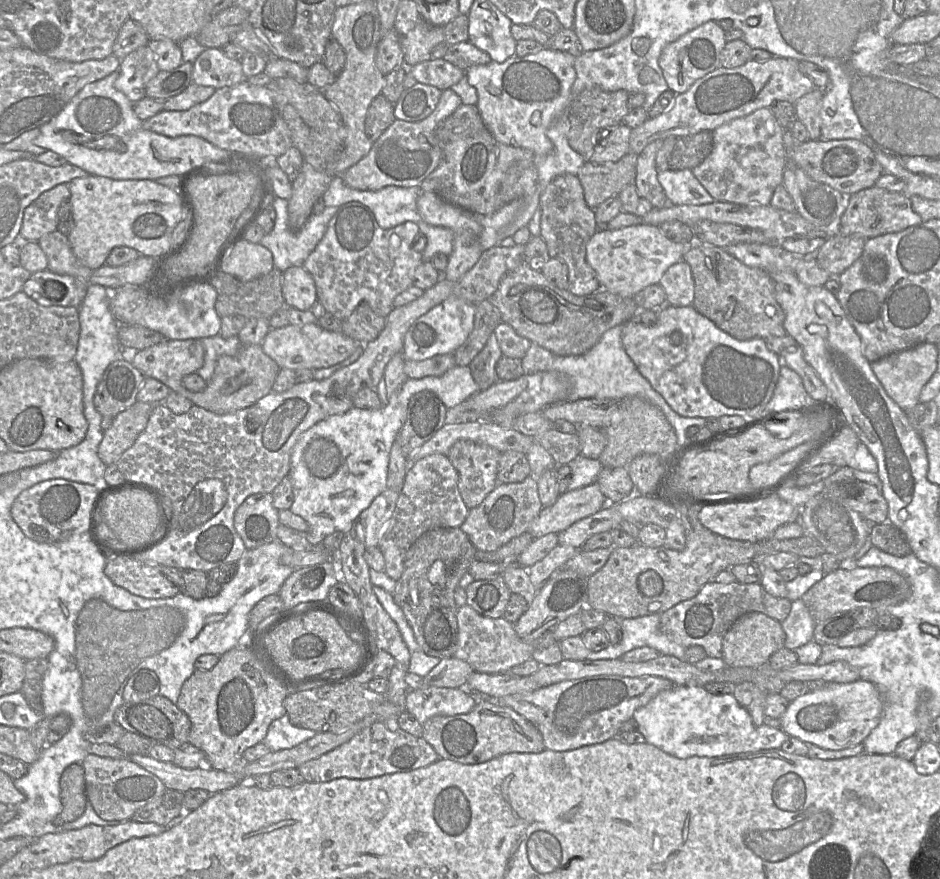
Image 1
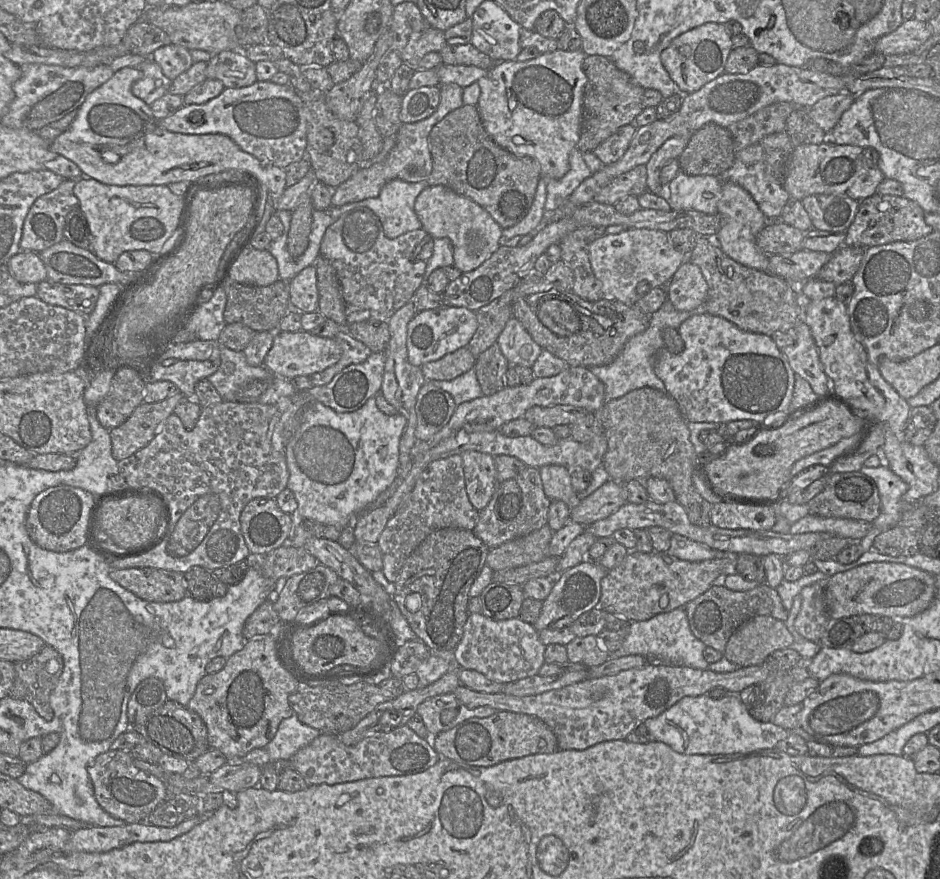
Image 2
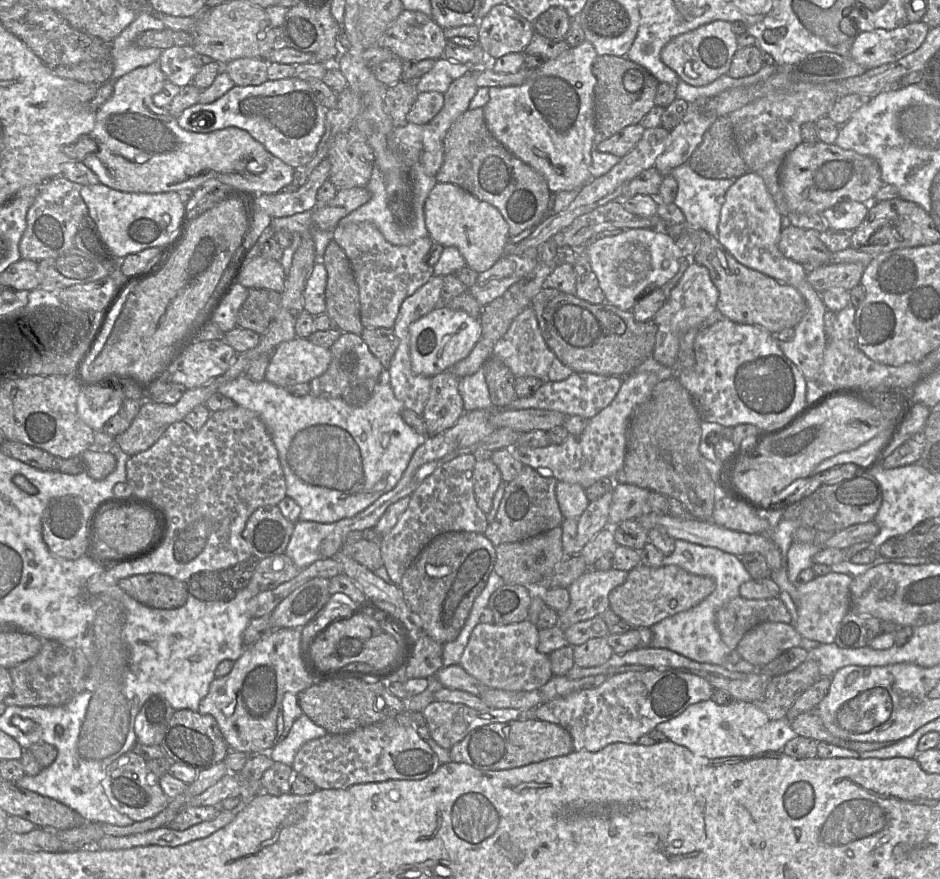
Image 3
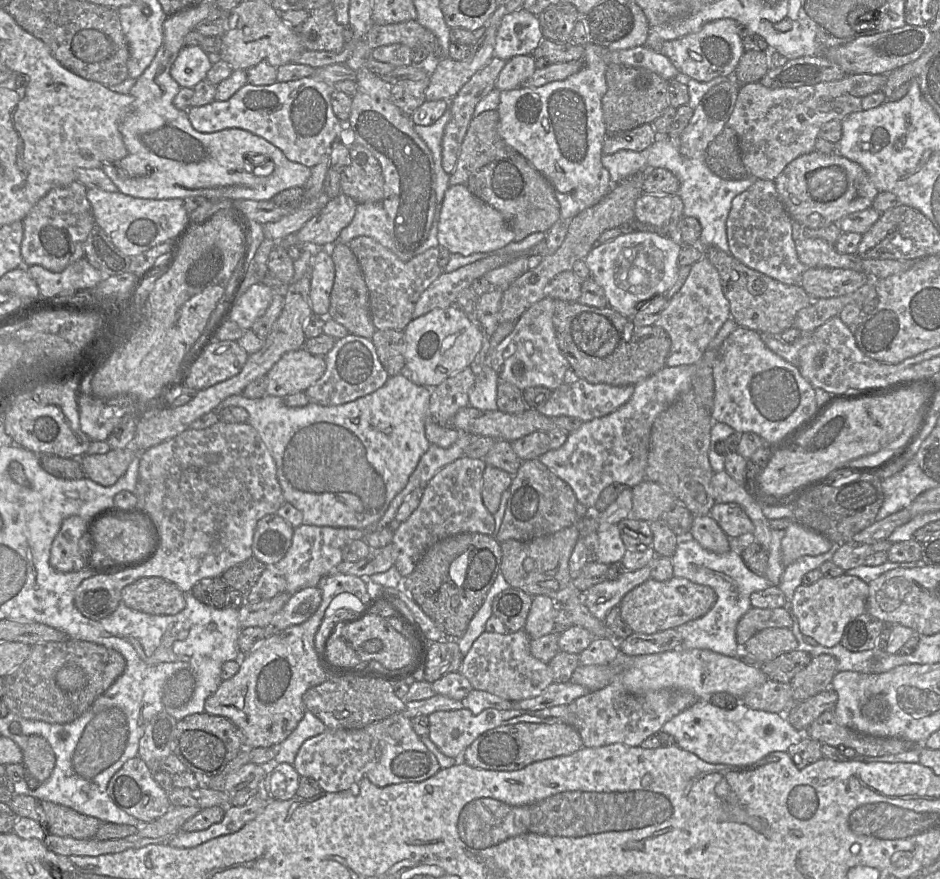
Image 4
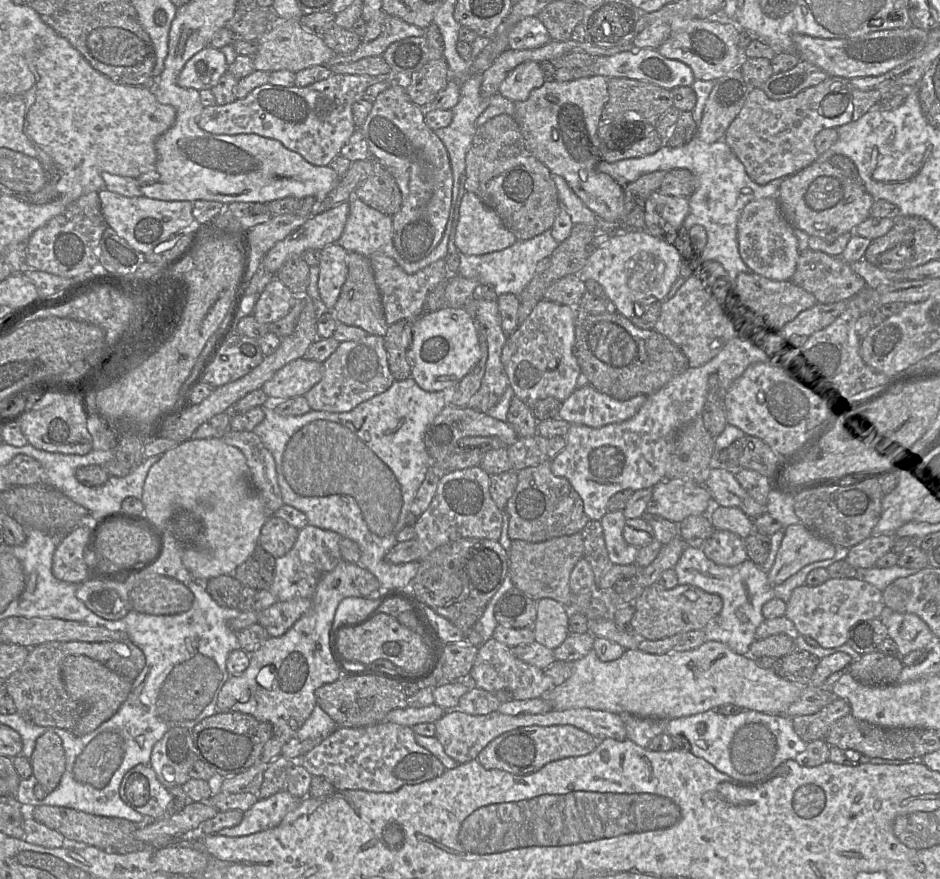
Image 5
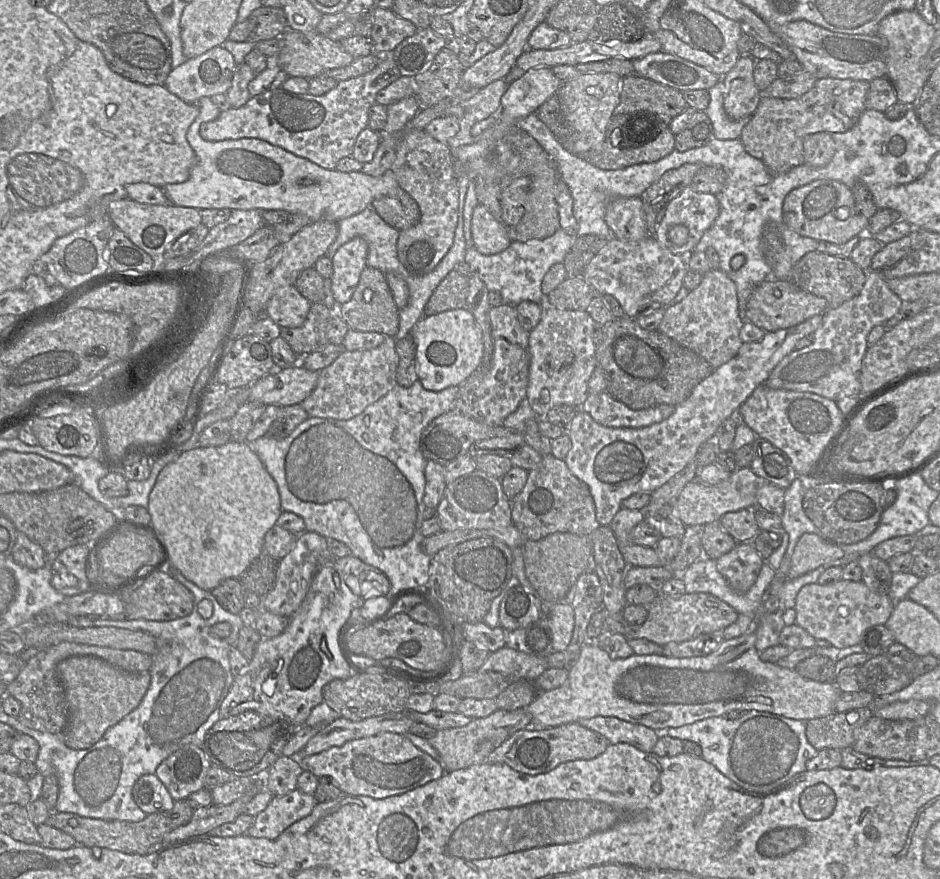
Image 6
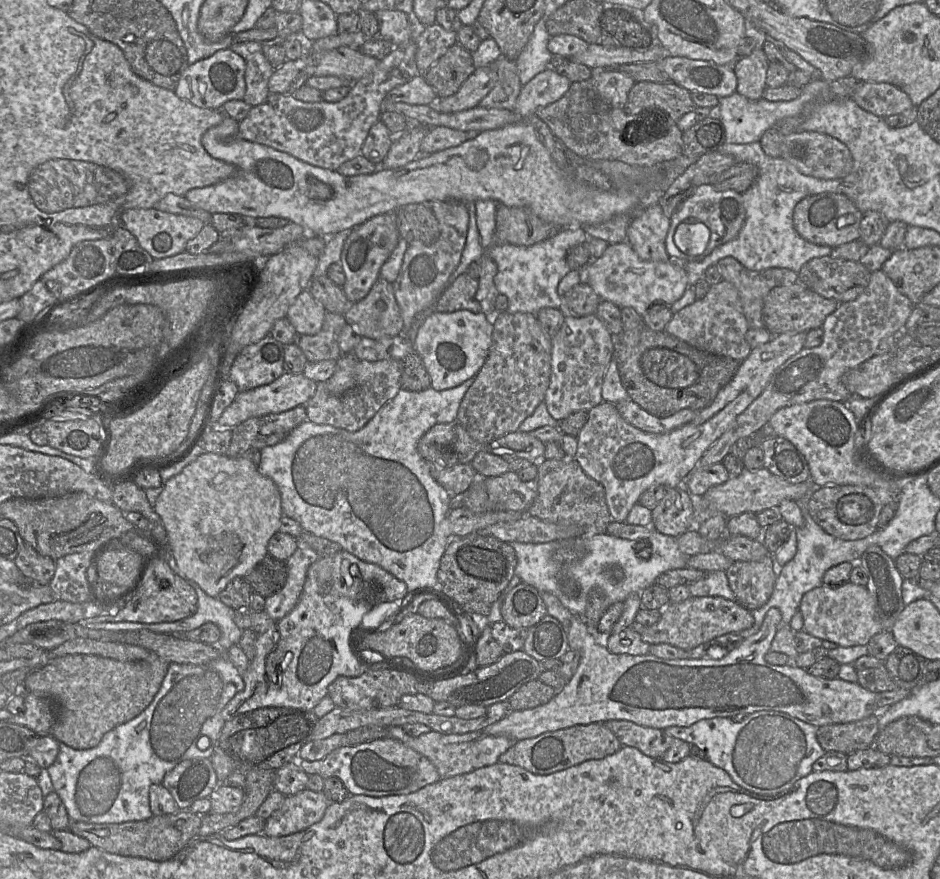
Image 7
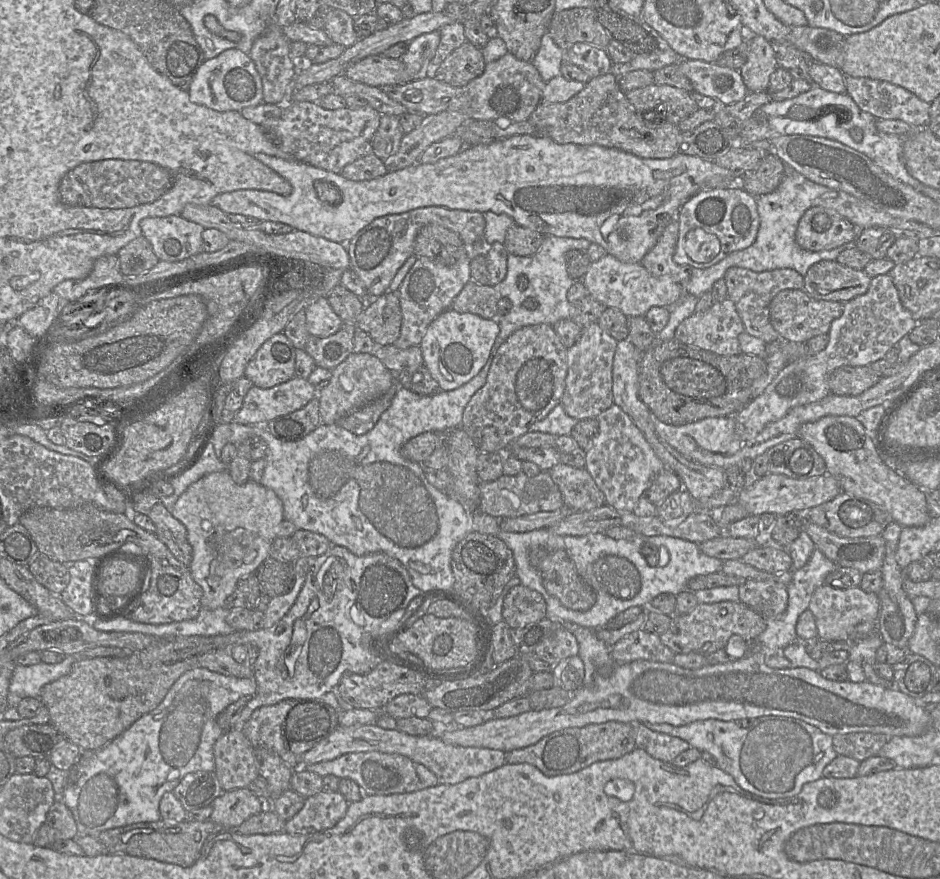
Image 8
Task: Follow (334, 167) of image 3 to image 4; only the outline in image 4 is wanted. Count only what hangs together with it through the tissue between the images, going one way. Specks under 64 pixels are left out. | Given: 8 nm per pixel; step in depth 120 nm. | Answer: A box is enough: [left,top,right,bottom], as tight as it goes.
[341,143,385,204]

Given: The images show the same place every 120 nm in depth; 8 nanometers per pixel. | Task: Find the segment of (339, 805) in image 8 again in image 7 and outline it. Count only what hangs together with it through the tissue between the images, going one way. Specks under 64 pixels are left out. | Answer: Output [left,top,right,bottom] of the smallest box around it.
[262,789,330,837]

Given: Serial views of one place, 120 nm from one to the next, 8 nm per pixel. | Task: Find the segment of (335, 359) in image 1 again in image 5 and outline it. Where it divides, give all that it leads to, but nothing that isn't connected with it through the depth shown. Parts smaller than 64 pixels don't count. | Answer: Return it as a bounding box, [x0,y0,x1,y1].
[261,357,323,399]

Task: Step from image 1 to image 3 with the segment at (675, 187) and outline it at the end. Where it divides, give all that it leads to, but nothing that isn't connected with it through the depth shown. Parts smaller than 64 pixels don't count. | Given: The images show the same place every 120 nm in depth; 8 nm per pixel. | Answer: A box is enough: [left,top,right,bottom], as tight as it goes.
[669,164,736,238]

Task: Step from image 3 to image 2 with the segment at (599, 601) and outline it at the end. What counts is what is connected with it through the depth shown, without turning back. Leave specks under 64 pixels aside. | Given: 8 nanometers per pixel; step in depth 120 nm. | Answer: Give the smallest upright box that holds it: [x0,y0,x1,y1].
[533,559,608,630]

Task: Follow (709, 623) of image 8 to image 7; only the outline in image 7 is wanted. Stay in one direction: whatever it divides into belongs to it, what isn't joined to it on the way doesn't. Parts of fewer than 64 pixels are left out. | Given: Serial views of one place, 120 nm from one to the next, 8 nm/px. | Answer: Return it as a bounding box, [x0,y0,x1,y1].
[630,596,754,651]

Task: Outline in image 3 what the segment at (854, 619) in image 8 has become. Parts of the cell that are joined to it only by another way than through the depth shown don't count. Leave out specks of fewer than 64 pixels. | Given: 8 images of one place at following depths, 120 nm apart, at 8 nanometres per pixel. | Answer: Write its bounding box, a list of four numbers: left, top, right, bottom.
[796,572,853,644]

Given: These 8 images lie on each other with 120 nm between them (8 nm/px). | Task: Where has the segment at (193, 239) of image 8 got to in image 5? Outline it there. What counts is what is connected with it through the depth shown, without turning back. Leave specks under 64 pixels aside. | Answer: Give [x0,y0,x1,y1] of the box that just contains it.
[98,189,196,255]

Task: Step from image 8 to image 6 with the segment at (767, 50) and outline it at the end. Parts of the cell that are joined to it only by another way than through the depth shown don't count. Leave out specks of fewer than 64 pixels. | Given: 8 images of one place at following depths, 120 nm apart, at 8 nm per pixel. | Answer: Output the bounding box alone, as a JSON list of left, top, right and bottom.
[722,55,763,120]

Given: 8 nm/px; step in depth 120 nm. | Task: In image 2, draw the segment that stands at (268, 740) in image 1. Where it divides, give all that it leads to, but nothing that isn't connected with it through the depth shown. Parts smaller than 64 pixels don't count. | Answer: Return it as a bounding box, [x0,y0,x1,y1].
[265,714,322,765]

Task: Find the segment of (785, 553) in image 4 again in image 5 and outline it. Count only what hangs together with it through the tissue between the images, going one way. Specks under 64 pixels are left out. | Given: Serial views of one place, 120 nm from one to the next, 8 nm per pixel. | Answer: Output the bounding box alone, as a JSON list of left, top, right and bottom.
[768,525,836,586]

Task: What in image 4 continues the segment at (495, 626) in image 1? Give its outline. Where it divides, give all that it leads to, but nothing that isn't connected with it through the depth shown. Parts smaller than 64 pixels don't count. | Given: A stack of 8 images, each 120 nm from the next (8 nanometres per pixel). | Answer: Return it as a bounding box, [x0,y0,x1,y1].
[459,630,553,702]

